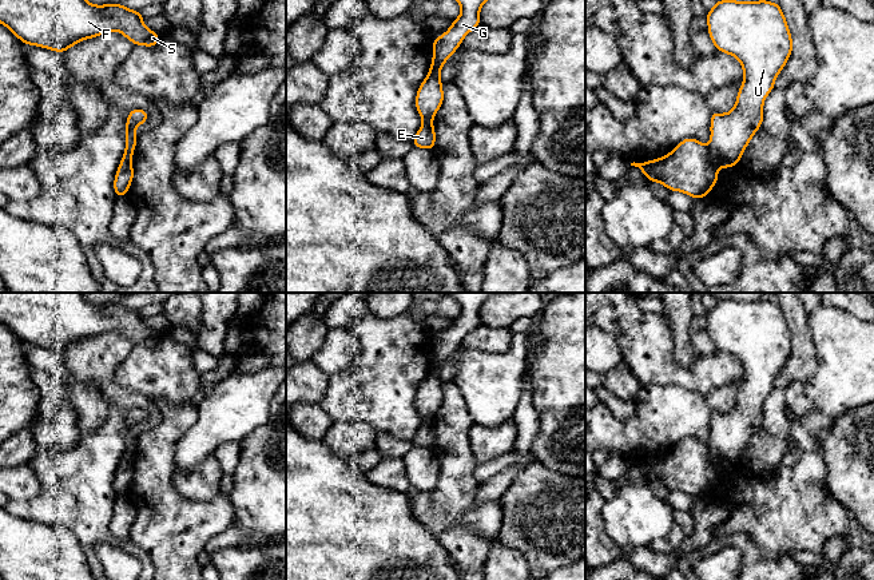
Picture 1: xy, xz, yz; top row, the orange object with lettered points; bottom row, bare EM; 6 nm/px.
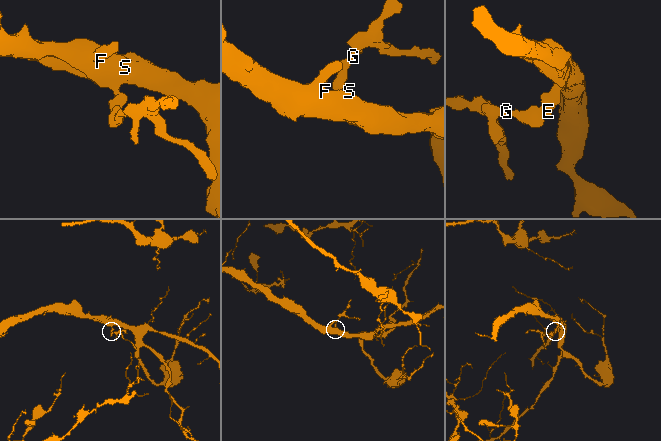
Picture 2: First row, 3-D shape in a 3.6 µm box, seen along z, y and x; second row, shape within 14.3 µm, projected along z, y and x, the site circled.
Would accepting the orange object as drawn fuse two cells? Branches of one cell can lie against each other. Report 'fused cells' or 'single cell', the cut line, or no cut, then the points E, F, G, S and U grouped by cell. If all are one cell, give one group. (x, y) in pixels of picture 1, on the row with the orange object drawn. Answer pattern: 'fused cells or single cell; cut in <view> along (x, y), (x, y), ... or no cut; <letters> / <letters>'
fused cells; cut in yz along (706, 146), (715, 159); E F S U / G

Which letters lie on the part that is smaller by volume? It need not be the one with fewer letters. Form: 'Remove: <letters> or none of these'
Remove: G

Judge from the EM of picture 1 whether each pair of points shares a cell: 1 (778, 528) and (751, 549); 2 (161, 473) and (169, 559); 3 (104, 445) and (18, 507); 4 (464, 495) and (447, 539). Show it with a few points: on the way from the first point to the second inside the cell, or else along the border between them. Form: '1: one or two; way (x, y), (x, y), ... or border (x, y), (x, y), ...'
1: two; border (726, 535), (743, 532), (769, 559), (786, 555)
2: one; way (161, 495), (161, 511), (169, 527), (169, 537)
3: one; way (84, 467), (43, 507), (39, 507)
4: two; border (436, 533), (453, 527), (468, 525), (481, 536)

